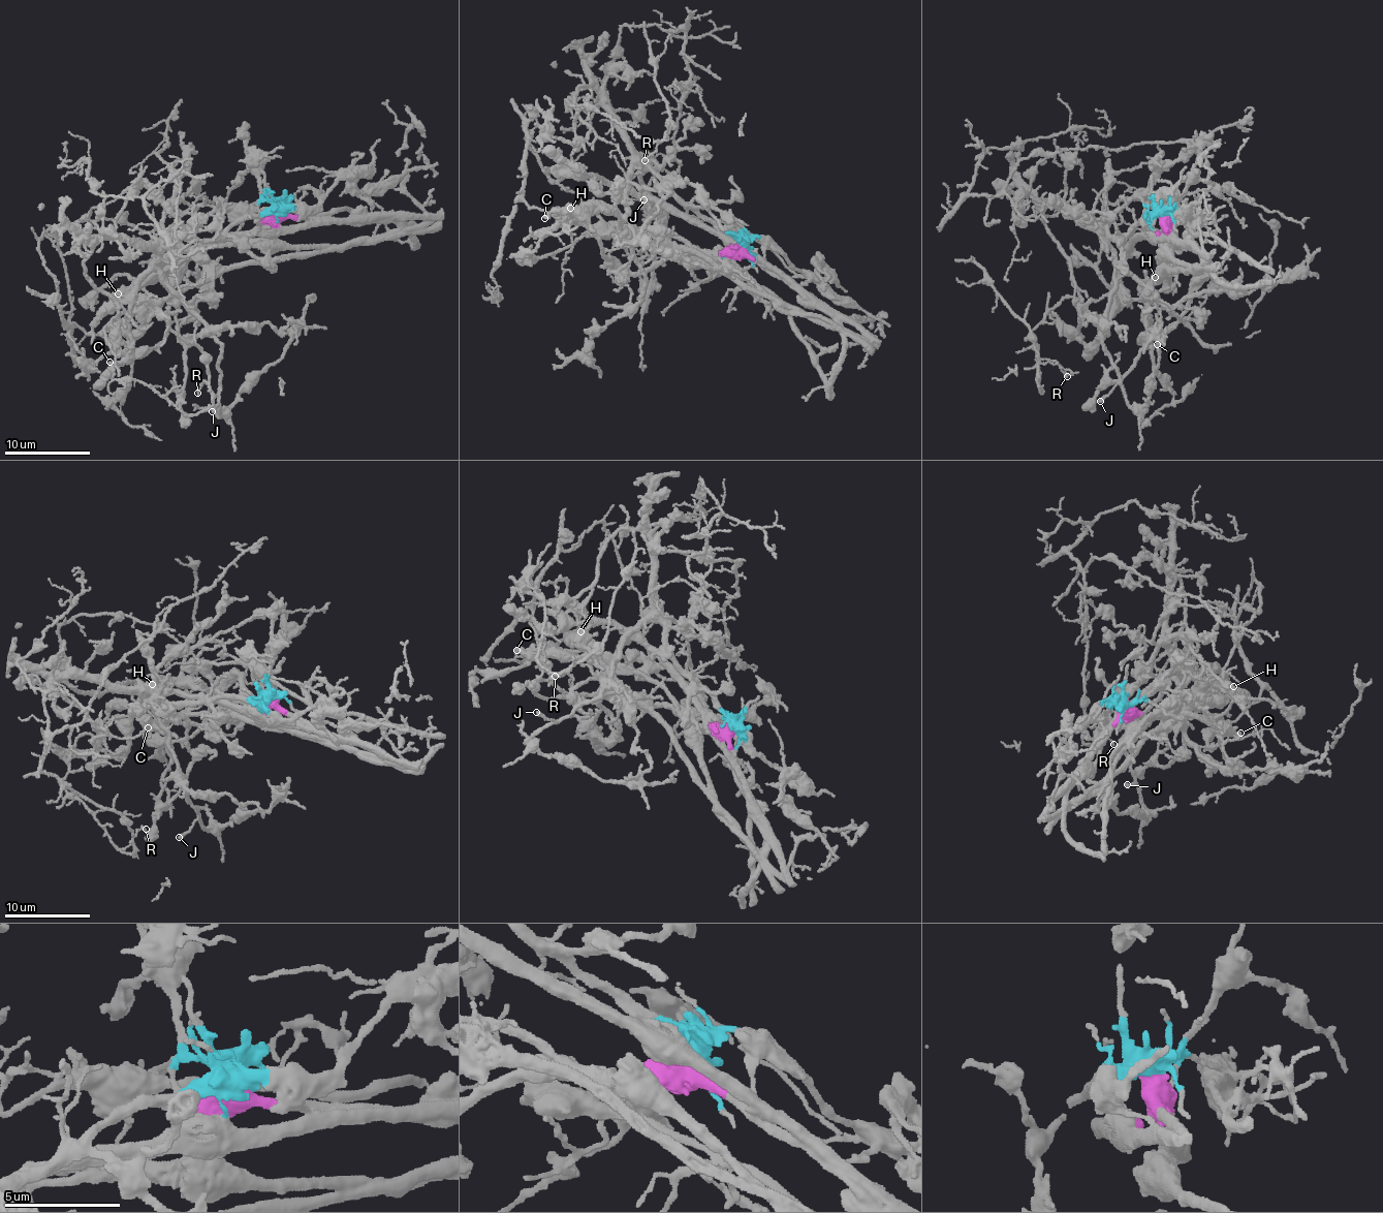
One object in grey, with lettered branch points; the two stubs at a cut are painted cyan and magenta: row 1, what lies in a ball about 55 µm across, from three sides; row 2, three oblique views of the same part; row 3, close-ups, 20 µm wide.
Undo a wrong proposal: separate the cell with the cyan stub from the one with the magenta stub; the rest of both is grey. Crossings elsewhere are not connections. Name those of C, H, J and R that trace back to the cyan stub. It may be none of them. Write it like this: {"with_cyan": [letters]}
{"with_cyan": ["J", "R"]}

